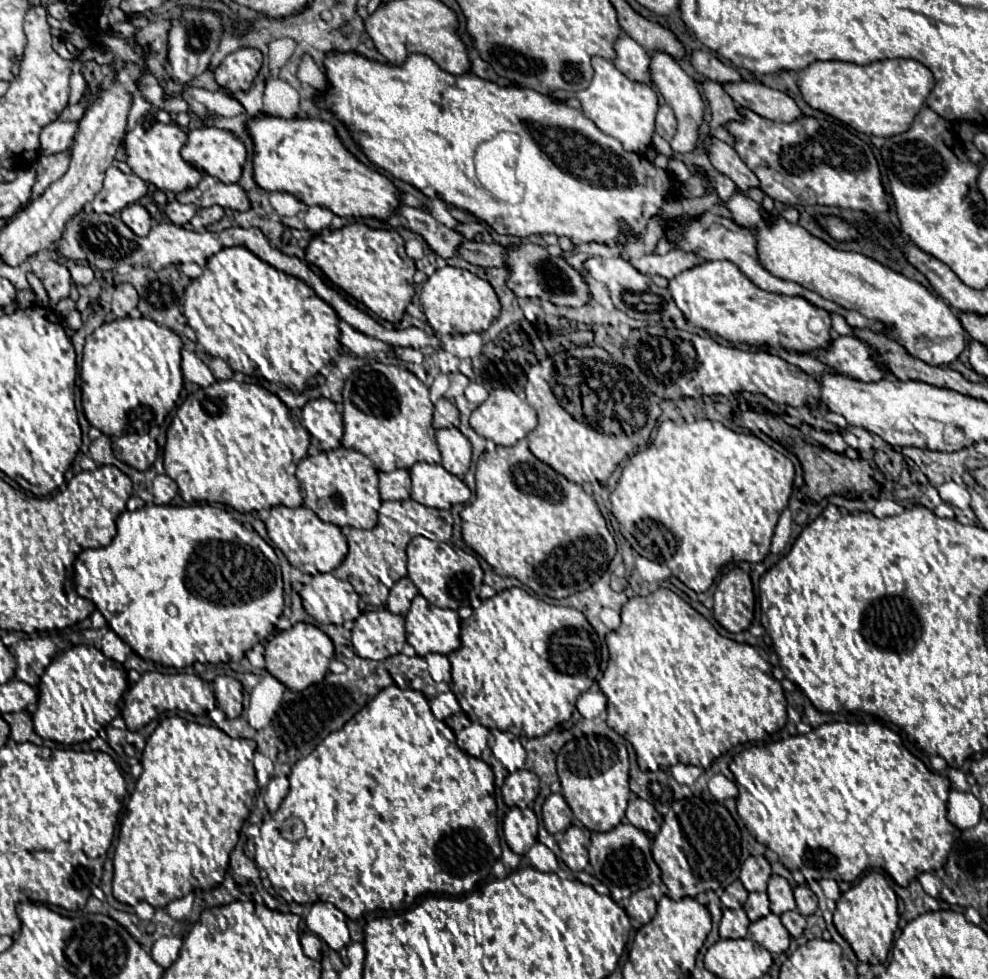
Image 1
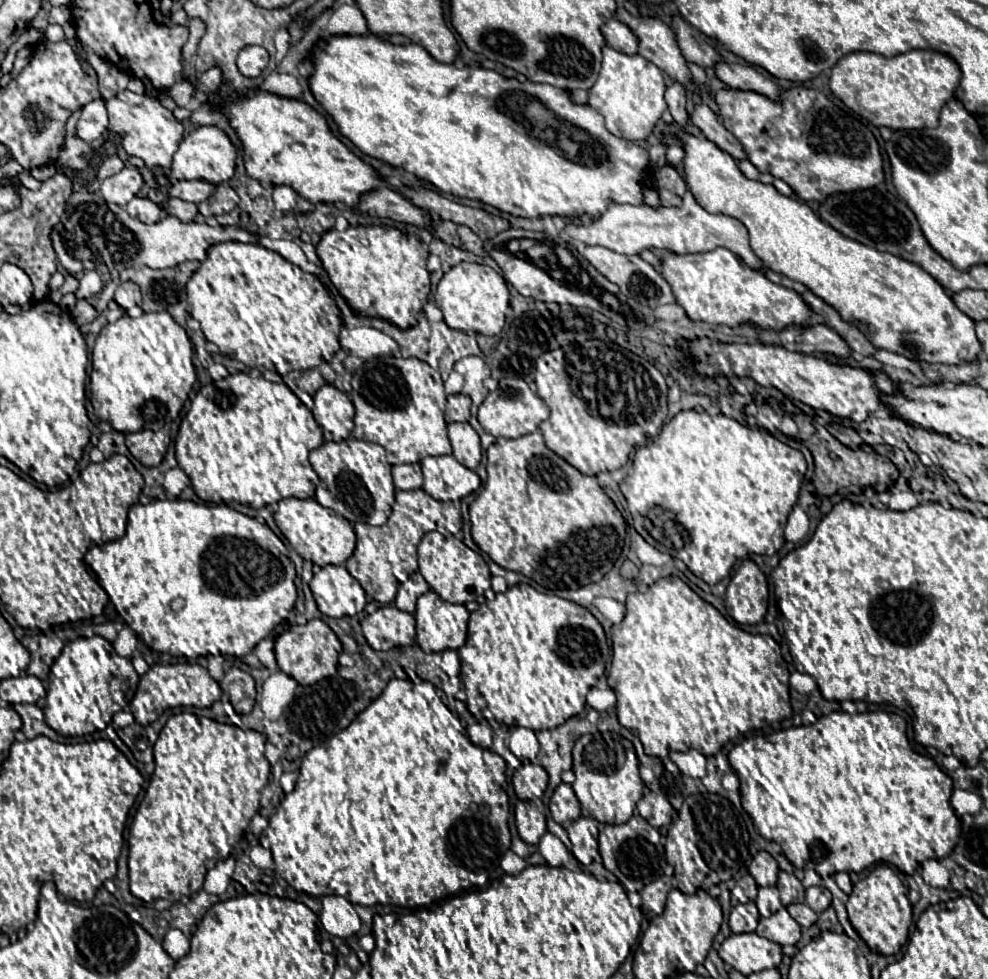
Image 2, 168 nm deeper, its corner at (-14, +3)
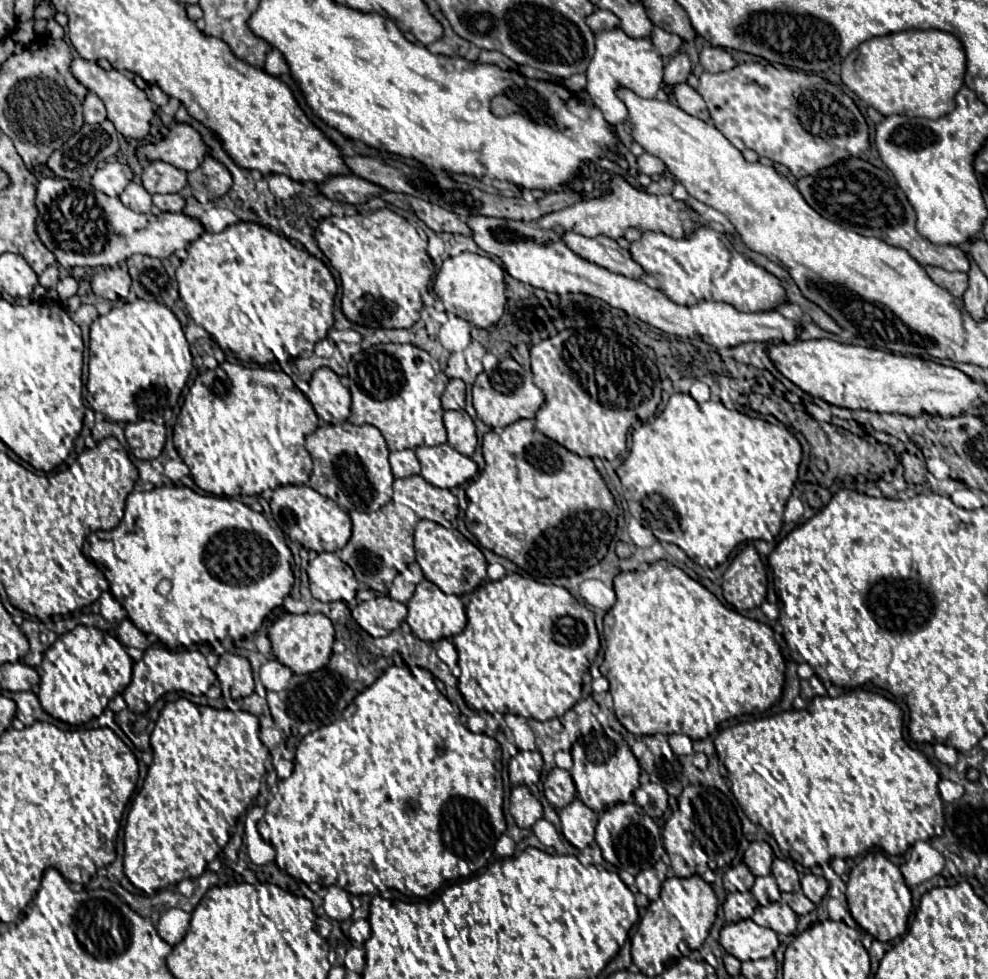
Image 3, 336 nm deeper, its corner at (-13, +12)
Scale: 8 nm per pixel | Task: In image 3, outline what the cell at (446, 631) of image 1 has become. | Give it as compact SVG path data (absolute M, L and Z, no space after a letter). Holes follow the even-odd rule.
M423 580L417 584L417 590L413 594L413 598L407 602L409 614L407 614L407 624L411 626L413 634L419 640L425 642L439 642L443 638L451 638L459 632L463 632L465 624L467 624L467 616L465 616L465 606L461 602L459 596L449 596L445 592L441 592L433 582Z

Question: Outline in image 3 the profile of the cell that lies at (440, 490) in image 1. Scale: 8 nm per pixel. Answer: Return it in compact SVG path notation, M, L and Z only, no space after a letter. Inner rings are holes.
M449 444L419 446L415 452L421 462L421 476L437 488L455 488L477 474L477 464Z

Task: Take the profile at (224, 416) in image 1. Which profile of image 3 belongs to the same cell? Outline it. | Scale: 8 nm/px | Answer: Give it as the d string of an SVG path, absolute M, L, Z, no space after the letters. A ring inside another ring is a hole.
M223 362L193 382L173 442L201 490L237 498L285 484L307 484L313 460L305 450L305 436L317 428L313 406L285 372Z

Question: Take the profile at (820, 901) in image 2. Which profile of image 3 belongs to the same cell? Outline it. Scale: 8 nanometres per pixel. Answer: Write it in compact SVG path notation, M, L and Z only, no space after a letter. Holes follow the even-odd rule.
M805 874L801 880L801 886L803 886L803 894L815 904L819 904L823 900L823 896L827 894L827 888L829 888L829 884L823 876L813 876L813 874Z

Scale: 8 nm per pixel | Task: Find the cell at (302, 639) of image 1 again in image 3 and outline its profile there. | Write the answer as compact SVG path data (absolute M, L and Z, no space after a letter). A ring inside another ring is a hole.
M283 614L269 626L269 640L275 658L291 668L295 674L309 674L323 668L331 658L331 646L335 642L335 630L323 614Z

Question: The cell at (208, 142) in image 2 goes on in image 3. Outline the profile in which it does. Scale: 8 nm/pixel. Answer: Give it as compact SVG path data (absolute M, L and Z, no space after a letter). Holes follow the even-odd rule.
M177 122L171 126L169 136L157 144L141 146L137 154L147 160L163 160L179 170L193 172L201 166L201 160L209 156L209 148L193 126Z

